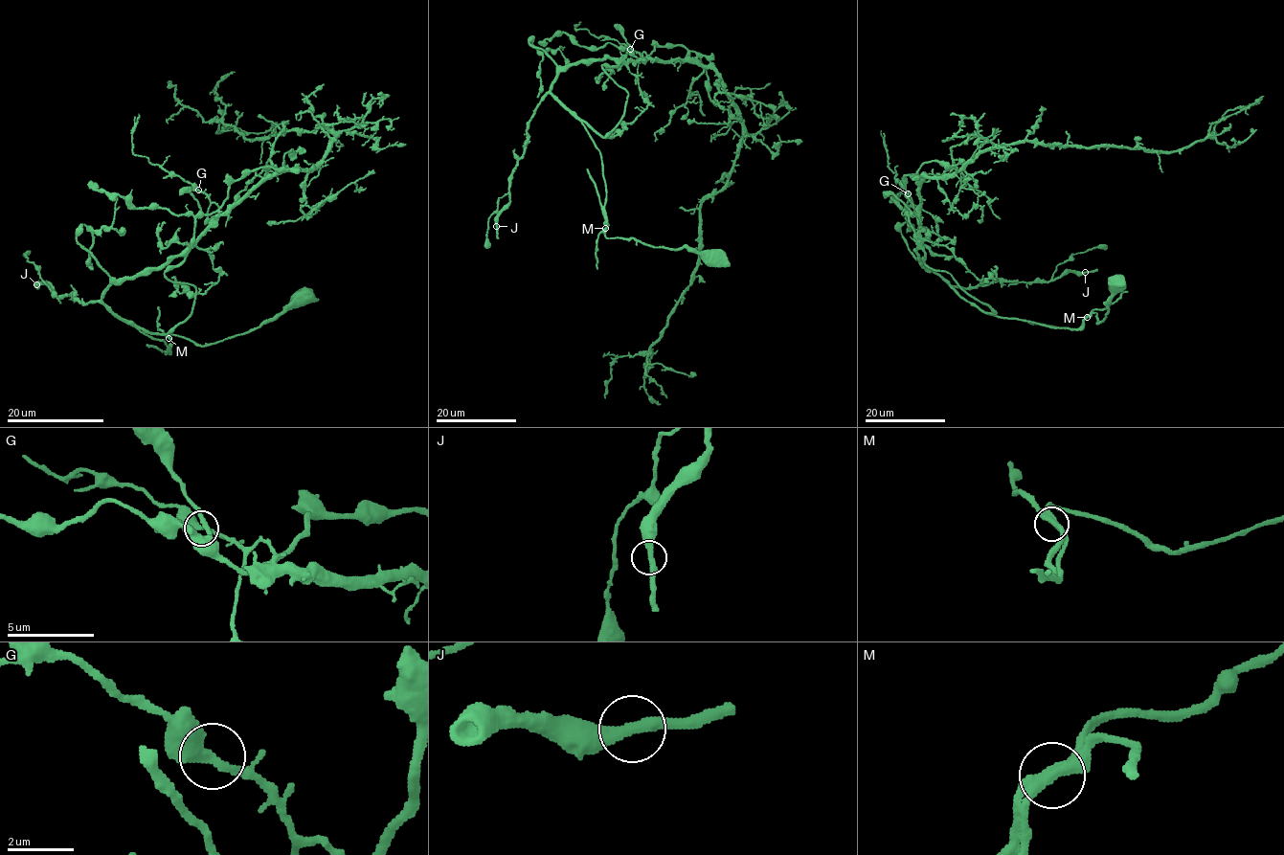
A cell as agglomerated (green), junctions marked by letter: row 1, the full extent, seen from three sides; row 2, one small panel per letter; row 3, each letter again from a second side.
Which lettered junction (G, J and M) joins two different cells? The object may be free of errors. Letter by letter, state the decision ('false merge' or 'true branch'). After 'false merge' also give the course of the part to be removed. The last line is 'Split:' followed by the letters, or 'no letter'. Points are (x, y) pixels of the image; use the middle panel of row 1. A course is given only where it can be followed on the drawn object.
G: true branch
J: true branch
M: false merge; foreign part runs (605, 228), (607, 224), (596, 184), (587, 168)
Split: M

